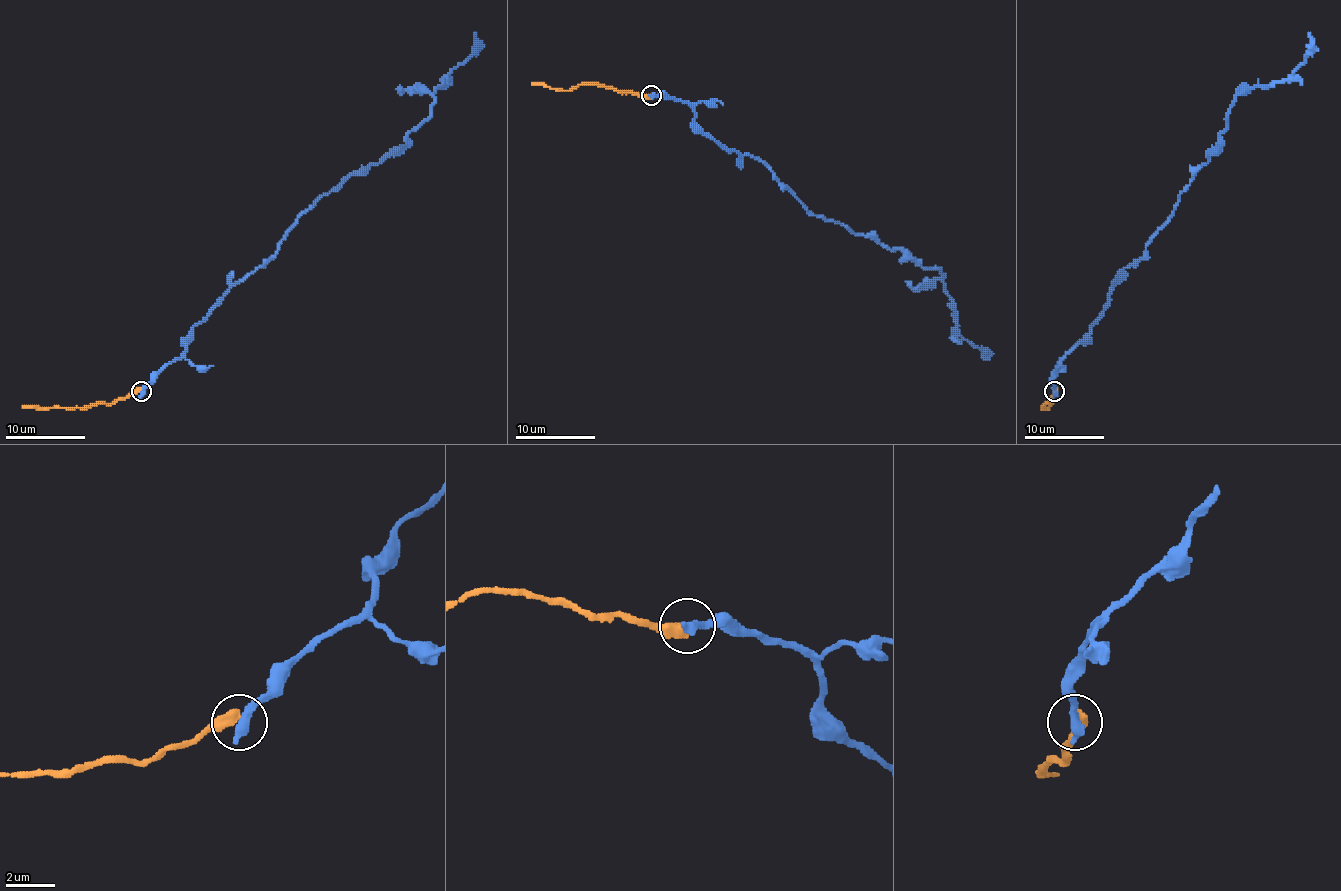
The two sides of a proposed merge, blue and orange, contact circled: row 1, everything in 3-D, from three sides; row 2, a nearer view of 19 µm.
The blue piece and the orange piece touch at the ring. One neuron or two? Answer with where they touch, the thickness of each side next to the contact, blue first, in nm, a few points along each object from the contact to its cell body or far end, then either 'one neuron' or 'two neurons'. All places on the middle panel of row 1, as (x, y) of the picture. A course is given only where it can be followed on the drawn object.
place (651, 95); calibres 480 and 550 nm; course blue (650, 95), (684, 101), (704, 135), (756, 157), (815, 215), (937, 267), (955, 329), (983, 349); course orange (650, 95), (596, 85), (556, 91), (532, 83); two neurons

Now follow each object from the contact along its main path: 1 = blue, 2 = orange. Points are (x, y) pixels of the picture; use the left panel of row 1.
1: (141, 392), (305, 211), (393, 155), (472, 52), (474, 32)
2: (141, 390), (133, 390), (111, 404), (86, 408), (22, 406)

